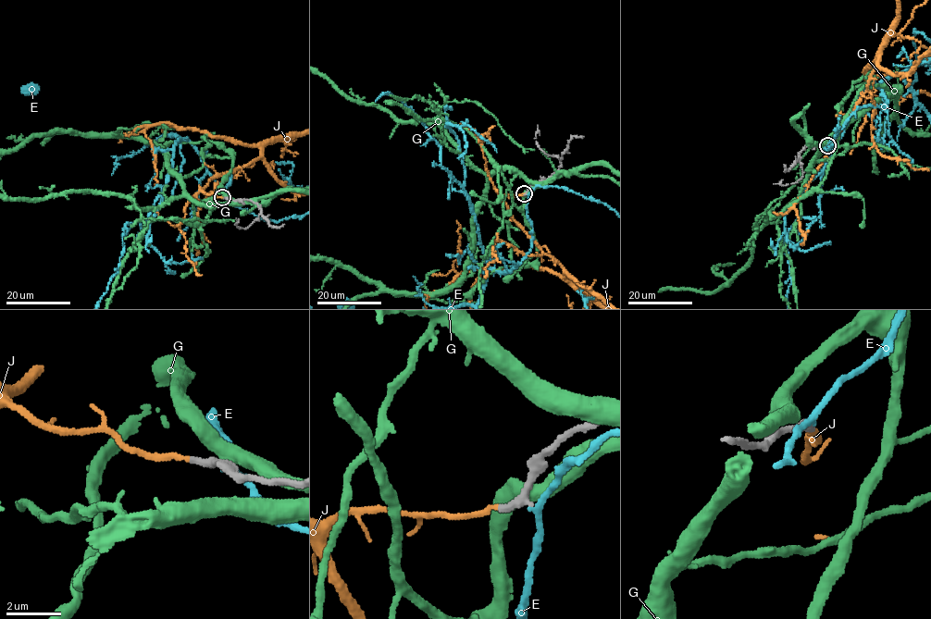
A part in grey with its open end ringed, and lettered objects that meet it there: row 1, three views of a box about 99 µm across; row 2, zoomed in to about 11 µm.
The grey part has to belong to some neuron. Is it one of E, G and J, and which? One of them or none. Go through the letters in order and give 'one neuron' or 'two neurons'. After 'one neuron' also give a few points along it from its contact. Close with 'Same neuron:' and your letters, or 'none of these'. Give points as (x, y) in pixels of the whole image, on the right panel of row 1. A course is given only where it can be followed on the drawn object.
E: two neurons
G: two neurons
J: one neuron
Same neuron: J

